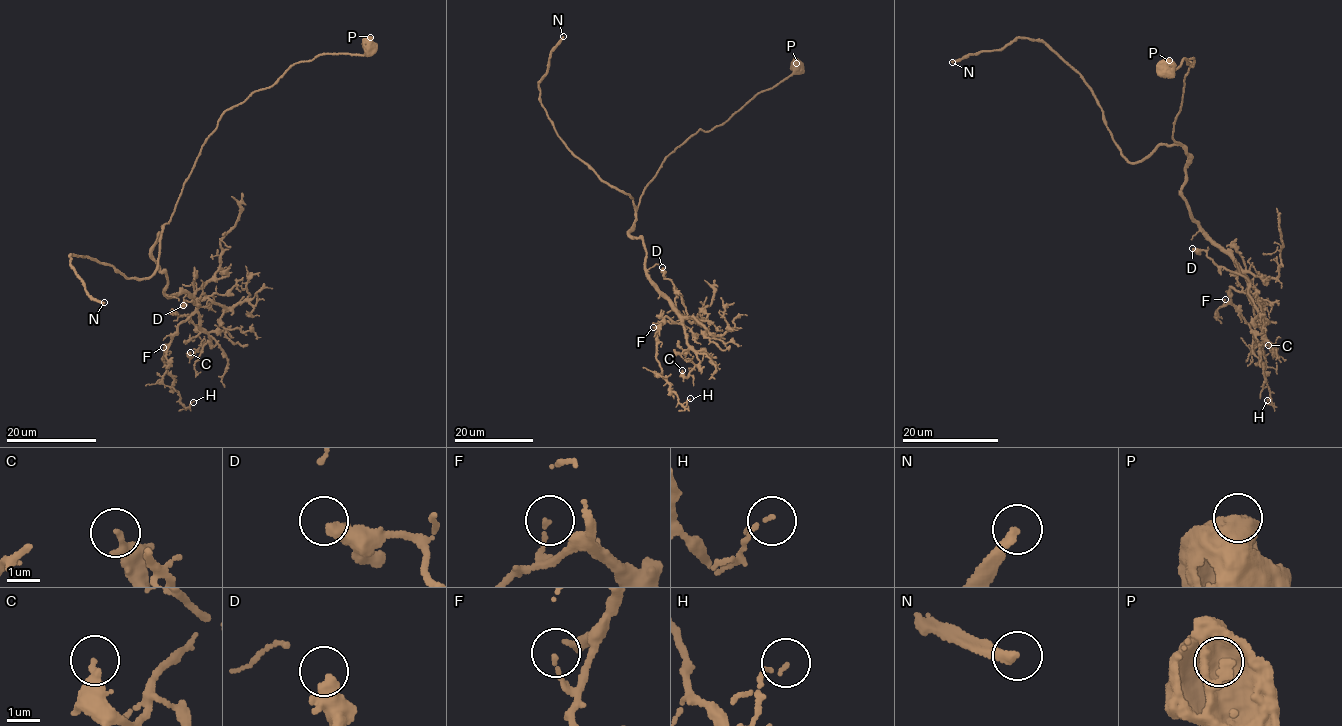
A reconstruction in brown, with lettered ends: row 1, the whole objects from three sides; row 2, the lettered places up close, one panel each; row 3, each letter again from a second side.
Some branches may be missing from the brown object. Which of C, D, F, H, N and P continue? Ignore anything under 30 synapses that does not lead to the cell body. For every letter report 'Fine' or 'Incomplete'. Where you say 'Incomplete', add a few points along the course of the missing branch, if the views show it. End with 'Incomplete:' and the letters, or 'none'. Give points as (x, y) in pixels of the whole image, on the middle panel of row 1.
C: Fine
D: Fine
F: Fine
H: Fine
N: Incomplete
P: Fine
Incomplete: N

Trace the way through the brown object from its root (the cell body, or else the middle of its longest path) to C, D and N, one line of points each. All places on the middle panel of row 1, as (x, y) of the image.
C: (635, 220), (629, 237), (642, 240), (646, 273), (681, 317), (687, 343), (700, 361), (687, 377), (682, 370)
D: (635, 220), (629, 237), (643, 242), (646, 273), (679, 313), (687, 316), (682, 299), (662, 267)
N: (635, 220), (633, 198), (609, 186), (578, 158), (539, 100), (538, 81), (563, 36)

